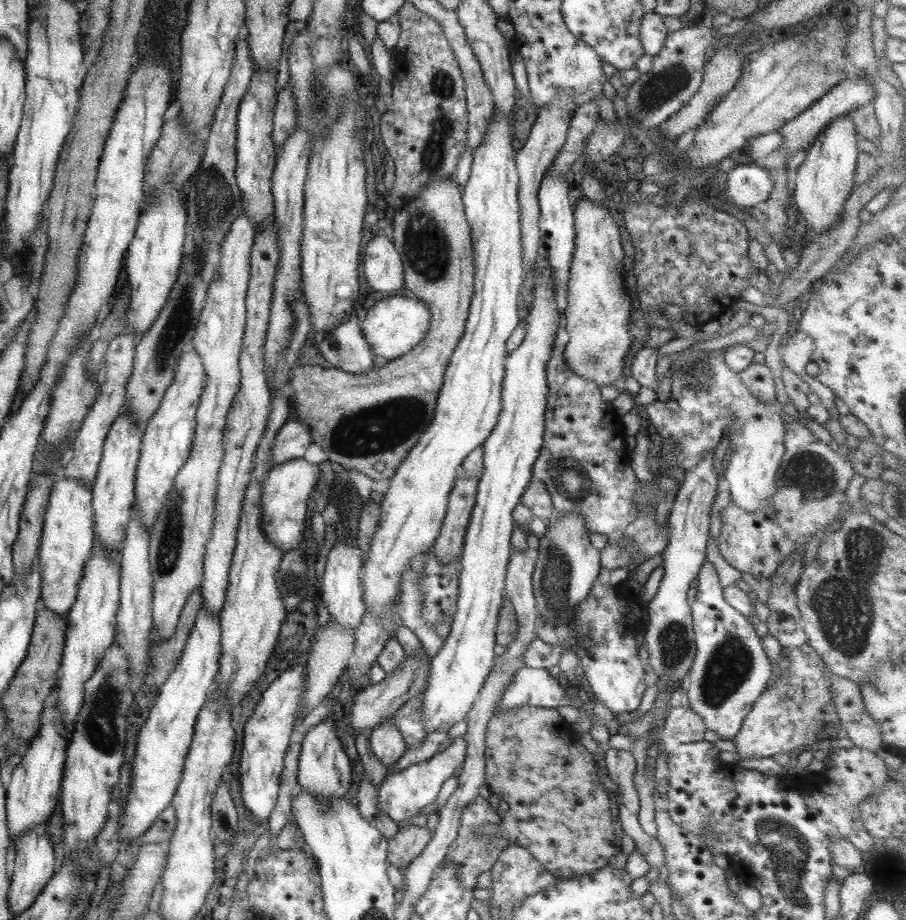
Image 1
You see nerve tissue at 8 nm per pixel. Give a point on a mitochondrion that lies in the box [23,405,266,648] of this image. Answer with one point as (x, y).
(168, 549)

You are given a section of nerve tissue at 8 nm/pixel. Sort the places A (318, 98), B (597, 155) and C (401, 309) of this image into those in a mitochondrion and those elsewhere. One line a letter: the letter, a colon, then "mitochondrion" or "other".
A: mitochondrion
B: other
C: other

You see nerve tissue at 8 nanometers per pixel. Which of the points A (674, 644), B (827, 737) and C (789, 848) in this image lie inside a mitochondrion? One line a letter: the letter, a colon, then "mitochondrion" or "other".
A: mitochondrion
B: other
C: mitochondrion

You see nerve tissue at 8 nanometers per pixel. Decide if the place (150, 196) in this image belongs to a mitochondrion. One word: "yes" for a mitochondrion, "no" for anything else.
no

